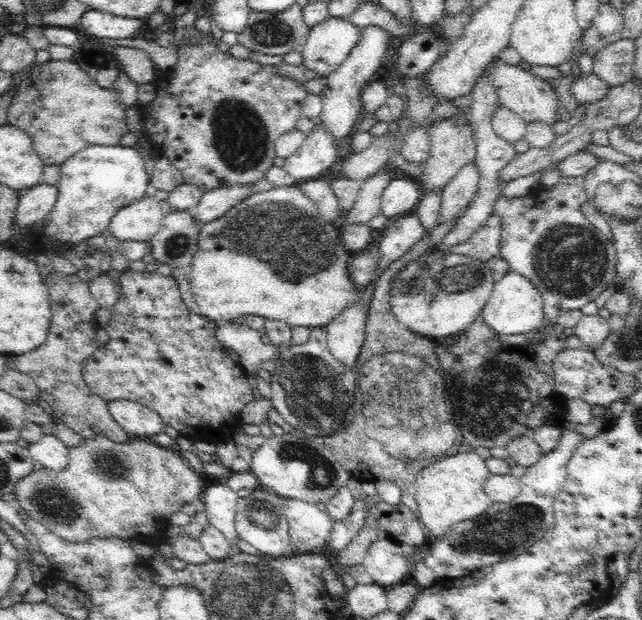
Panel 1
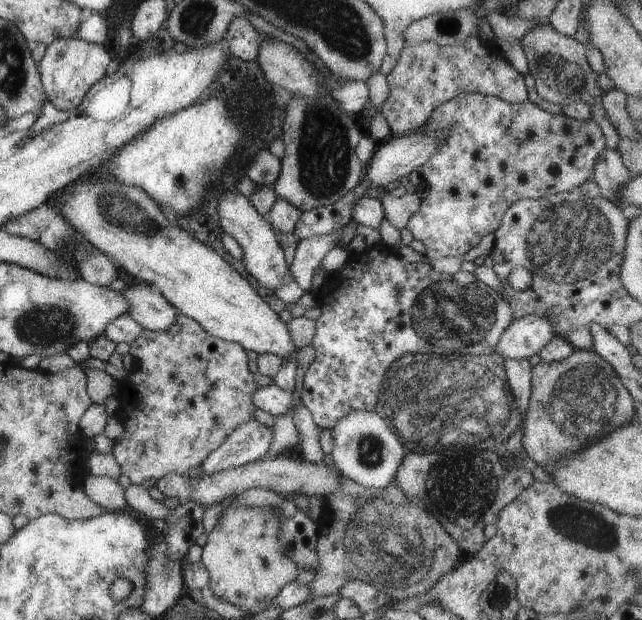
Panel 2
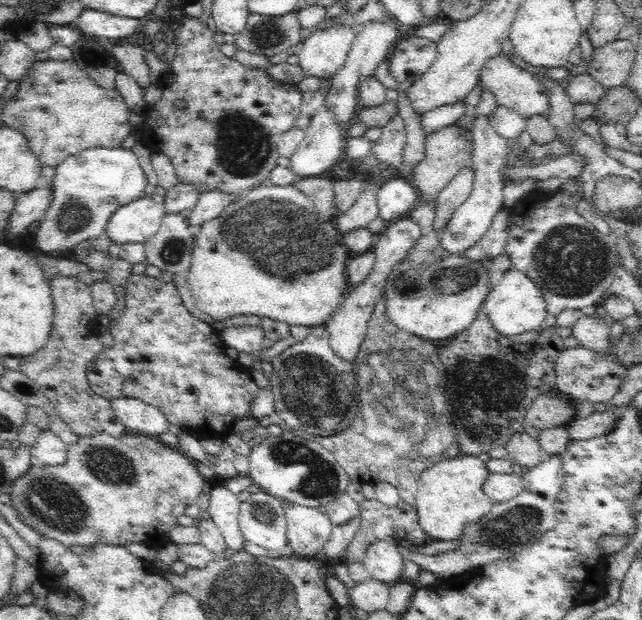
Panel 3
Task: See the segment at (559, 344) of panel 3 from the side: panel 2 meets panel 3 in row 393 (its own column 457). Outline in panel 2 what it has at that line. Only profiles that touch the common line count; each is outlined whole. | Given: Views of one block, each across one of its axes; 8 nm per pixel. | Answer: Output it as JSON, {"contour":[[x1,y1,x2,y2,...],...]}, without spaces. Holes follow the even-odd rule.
{"contour":[[451,445,430,454,408,452,394,483,409,498,422,500,426,509,448,530,462,555,474,554,487,540,483,534,485,526,495,524,500,510,535,481,533,472,523,467,514,471,506,469,502,479,494,476,492,468,494,464,478,448]]}

